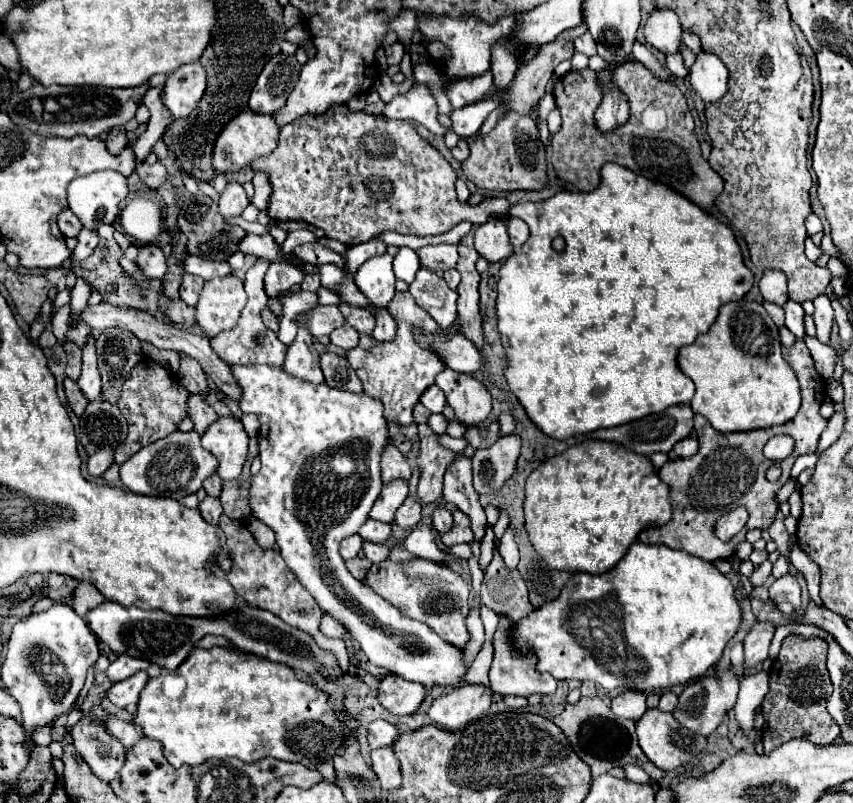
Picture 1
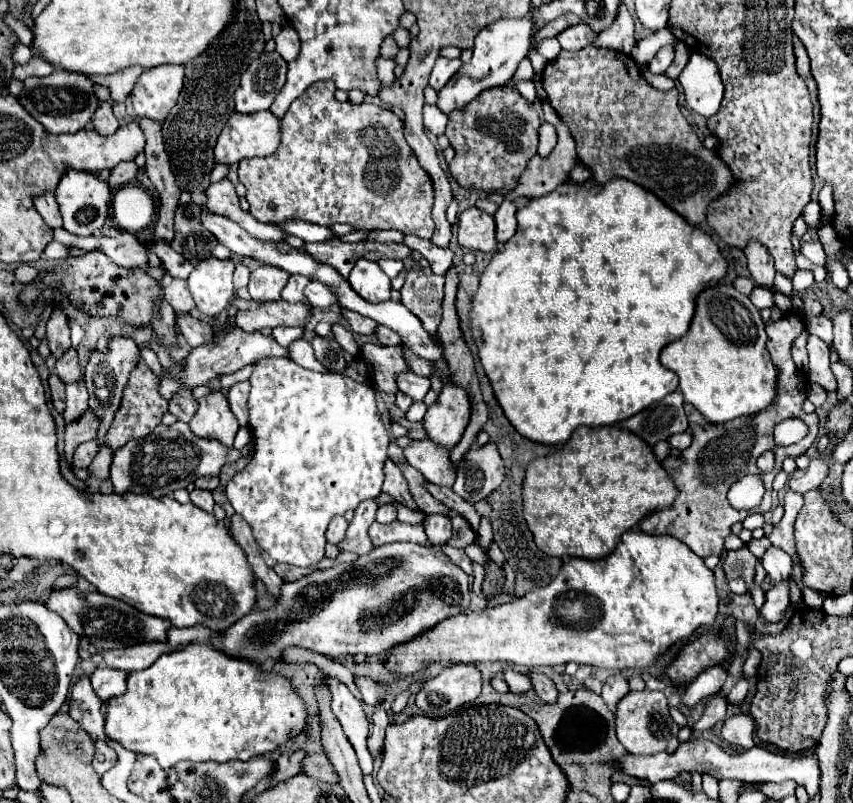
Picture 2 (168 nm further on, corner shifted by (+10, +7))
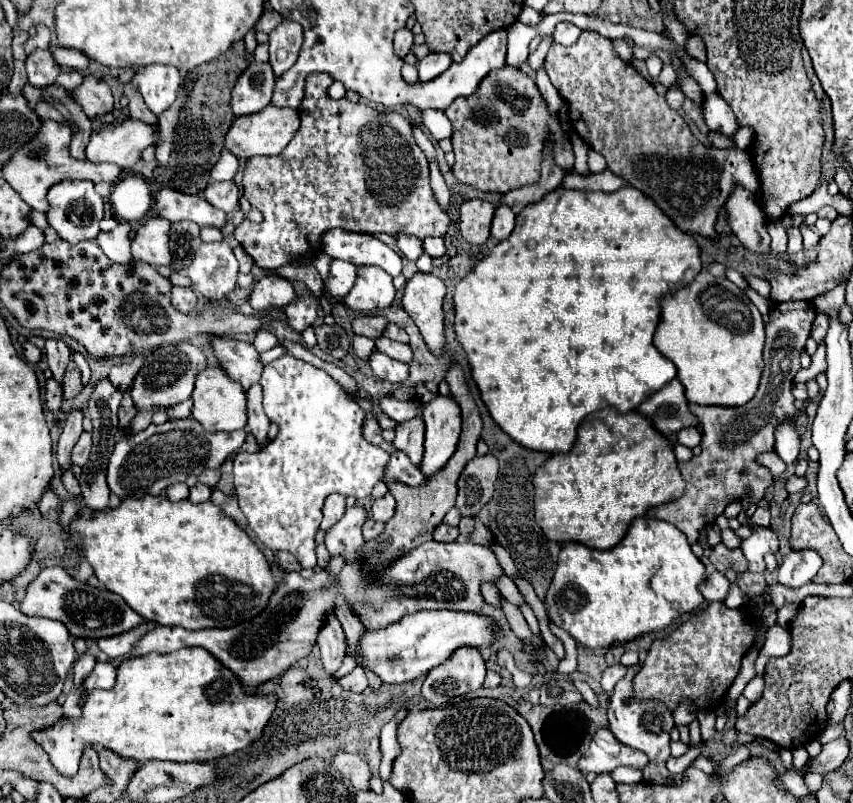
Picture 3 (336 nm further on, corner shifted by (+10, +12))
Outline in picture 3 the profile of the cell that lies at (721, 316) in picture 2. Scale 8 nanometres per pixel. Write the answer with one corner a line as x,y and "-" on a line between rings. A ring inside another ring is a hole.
703,270
691,284
661,300
661,320
655,332
655,346
677,366
677,378
681,380
689,402
701,406
743,406
749,402
759,388
763,372
763,344
765,324
759,310
751,304
745,292
727,278
715,278

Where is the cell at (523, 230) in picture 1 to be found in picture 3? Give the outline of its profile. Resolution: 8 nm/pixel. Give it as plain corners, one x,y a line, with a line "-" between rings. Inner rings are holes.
499,206
495,210
493,222
491,222
491,238
495,240
505,240
515,228
515,212
509,206

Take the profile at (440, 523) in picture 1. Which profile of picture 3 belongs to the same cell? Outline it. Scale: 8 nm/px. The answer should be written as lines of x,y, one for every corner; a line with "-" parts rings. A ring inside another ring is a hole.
439,524
433,532
433,540
437,540
437,542
455,542
457,536
459,536
459,530
453,526
447,526
447,524

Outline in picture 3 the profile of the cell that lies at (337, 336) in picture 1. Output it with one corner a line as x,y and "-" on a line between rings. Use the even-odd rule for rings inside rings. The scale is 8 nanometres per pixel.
355,336
353,338
353,352
359,358
369,360
369,356
373,354
373,348
375,348
375,342
371,338
365,338
365,336

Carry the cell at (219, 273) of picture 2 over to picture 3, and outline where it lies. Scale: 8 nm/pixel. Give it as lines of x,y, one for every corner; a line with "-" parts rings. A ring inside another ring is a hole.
225,240
203,242
187,268
193,288
211,300
221,300
229,294
237,286
237,274
237,258

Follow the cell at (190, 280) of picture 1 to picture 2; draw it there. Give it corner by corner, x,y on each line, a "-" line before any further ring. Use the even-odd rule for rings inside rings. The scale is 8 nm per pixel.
169,279
169,283
163,287
163,295
175,311
189,313
195,307
195,301
189,293
189,287
187,287
185,279

